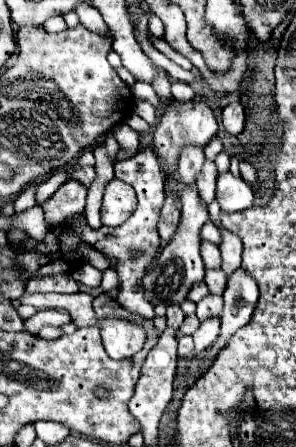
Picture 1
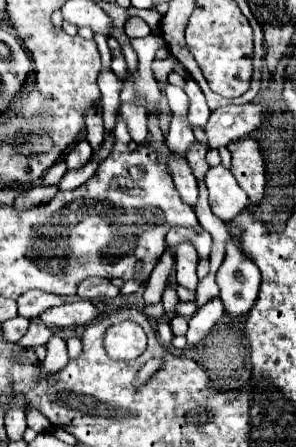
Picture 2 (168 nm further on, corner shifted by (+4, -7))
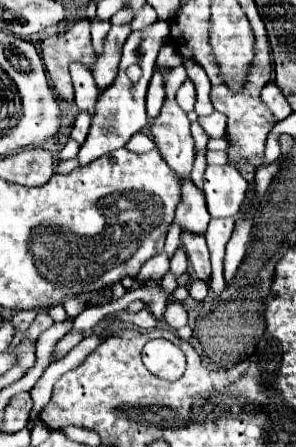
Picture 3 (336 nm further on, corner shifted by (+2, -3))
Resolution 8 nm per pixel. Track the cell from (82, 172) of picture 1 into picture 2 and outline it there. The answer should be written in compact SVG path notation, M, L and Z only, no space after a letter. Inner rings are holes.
M80 139L70 151L68 151L68 155L66 155L66 163L68 163L68 169L76 169L76 167L82 167L84 163L88 163L90 161L90 157L92 157L92 147L90 147L90 143L86 141L86 139Z

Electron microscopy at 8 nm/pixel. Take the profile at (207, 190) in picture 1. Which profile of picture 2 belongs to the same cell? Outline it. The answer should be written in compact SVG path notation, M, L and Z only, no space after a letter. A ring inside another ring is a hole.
M194 141L194 143L190 145L188 153L186 153L186 159L188 159L188 163L190 163L190 167L192 167L196 179L204 179L204 175L206 175L206 171L208 171L208 163L206 163L206 159L204 159L206 151L208 151L208 149L202 149L202 143L200 143L200 141Z

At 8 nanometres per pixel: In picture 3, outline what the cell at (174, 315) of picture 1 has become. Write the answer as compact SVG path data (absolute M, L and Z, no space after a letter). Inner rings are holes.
M182 247L170 259L170 271L174 273L174 277L180 277L182 273L188 271L188 259L186 259L186 253L182 251Z

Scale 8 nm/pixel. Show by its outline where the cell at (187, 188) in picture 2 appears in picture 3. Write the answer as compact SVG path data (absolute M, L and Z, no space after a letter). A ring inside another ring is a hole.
M174 67L166 79L164 79L164 85L166 85L166 103L160 111L160 115L154 119L154 125L152 125L152 135L154 135L154 143L158 147L158 151L162 153L162 157L166 159L166 163L172 167L172 171L180 177L180 179L188 179L190 177L190 171L192 171L192 163L194 163L194 141L192 141L192 135L190 135L190 121L186 117L186 113L178 107L178 103L174 101L174 95L178 91L178 87L186 81L186 71L184 67Z

